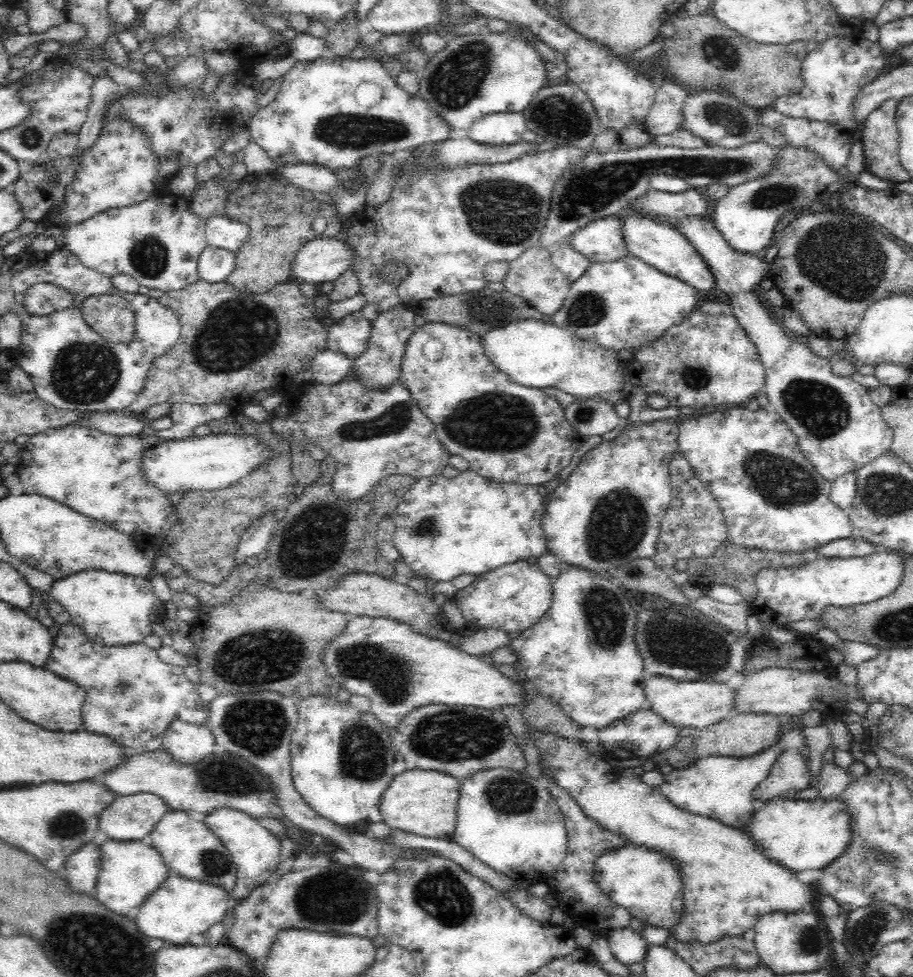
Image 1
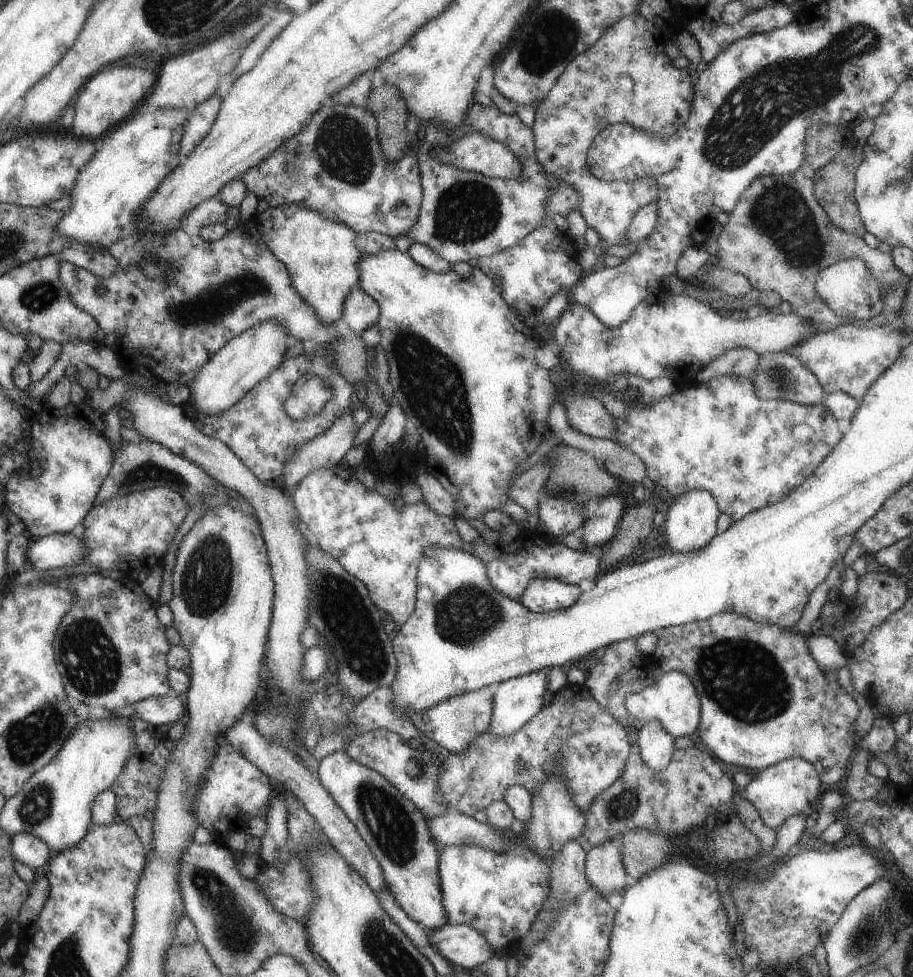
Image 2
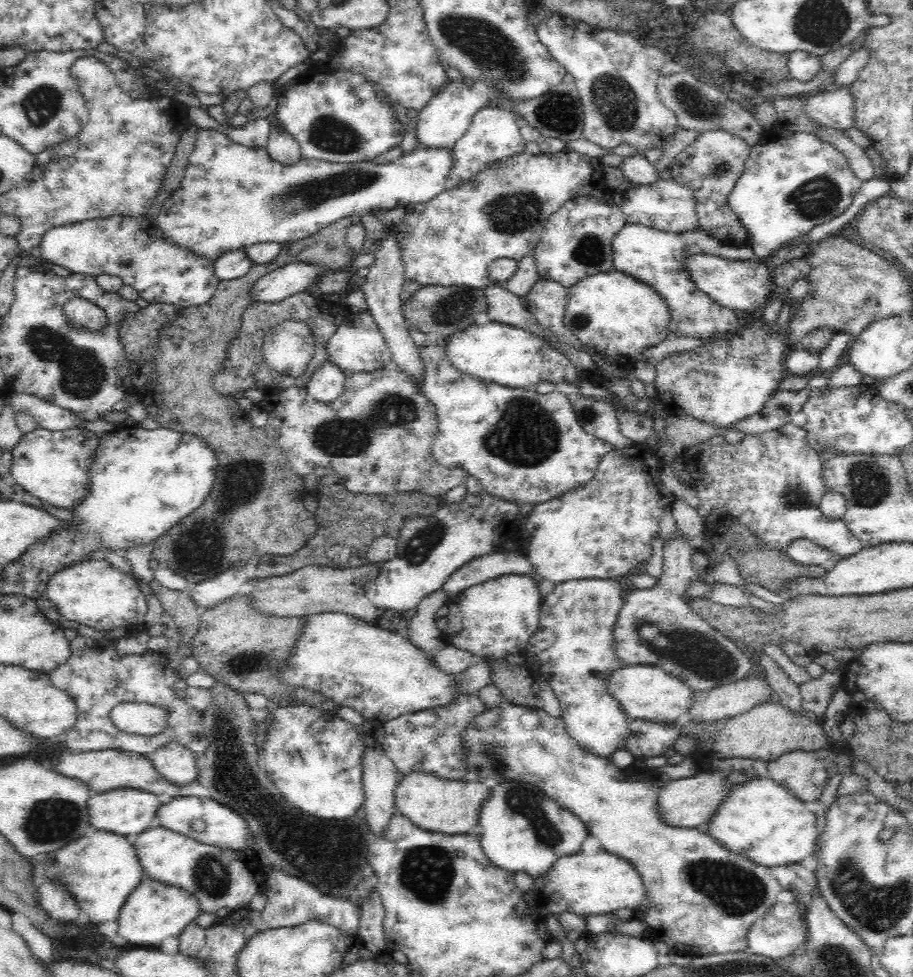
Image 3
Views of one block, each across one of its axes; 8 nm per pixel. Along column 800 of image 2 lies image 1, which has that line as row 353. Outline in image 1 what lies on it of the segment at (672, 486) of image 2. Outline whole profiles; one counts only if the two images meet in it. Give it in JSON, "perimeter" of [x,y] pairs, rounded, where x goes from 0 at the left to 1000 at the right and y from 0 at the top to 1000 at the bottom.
{"perimeter":[[[467,332],[456,336],[449,346],[438,391],[449,399],[451,409],[458,411],[460,420],[473,430],[478,436],[478,446],[484,452],[486,461],[495,467],[504,467],[515,473],[515,481],[526,487],[543,493],[543,495],[570,495],[570,497],[598,497],[602,491],[618,481],[629,463],[644,450],[644,446],[635,446],[620,430],[620,420],[613,414],[596,403],[589,397],[578,397],[561,391],[556,383],[548,381],[541,371],[530,362],[528,344],[515,342],[502,334],[493,332]]]}

